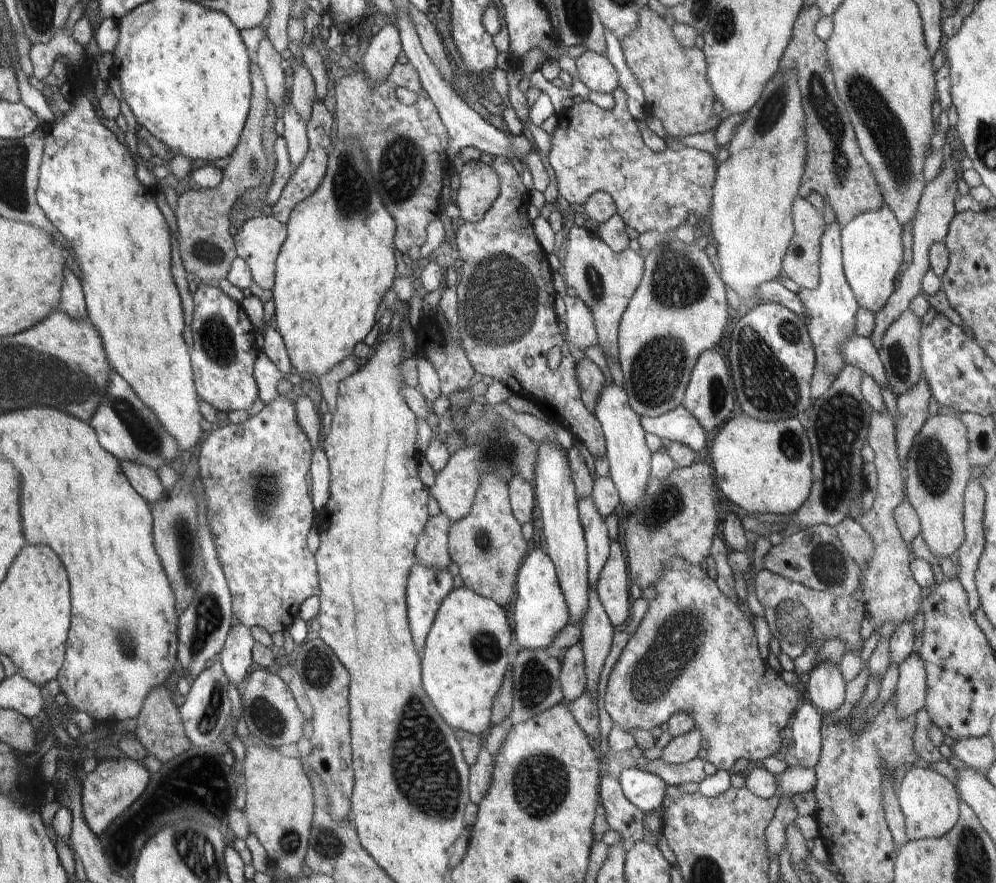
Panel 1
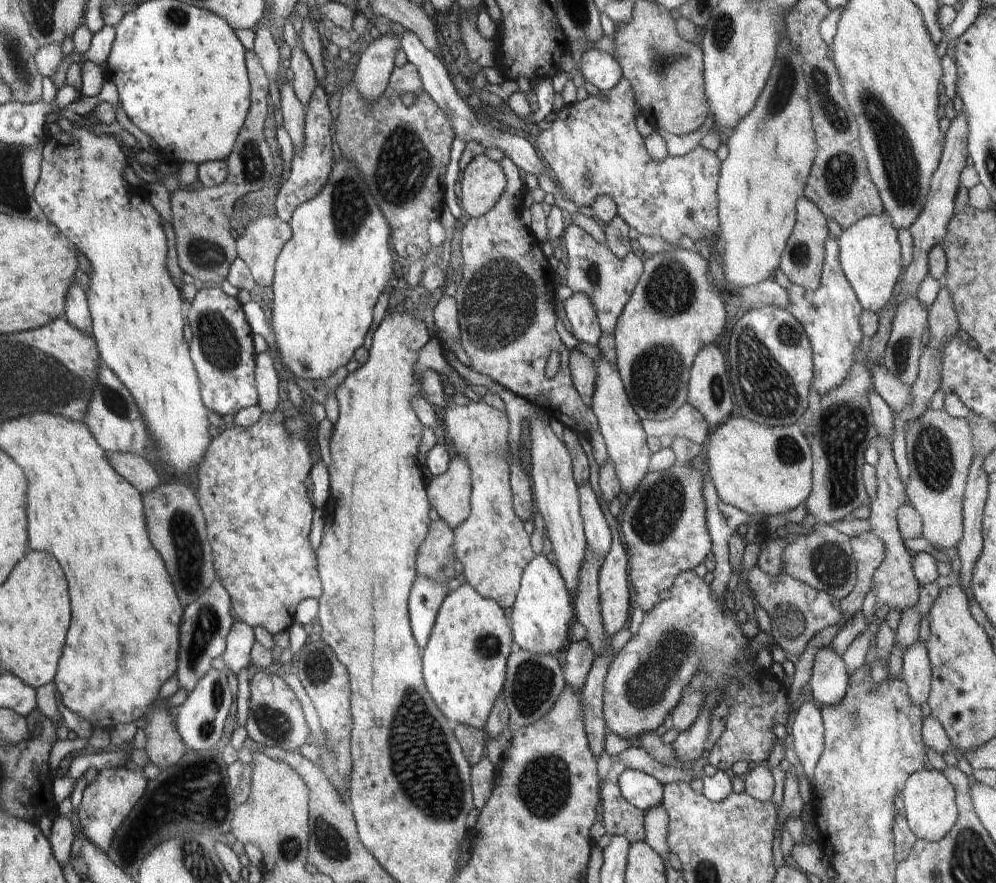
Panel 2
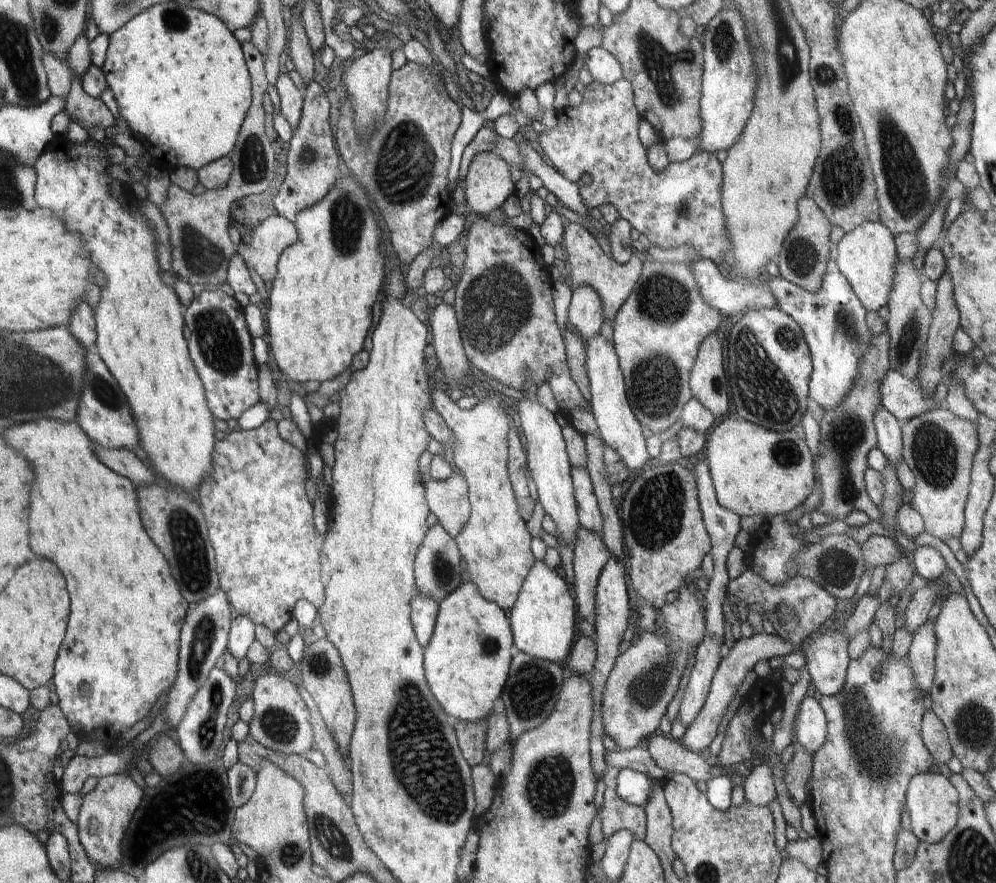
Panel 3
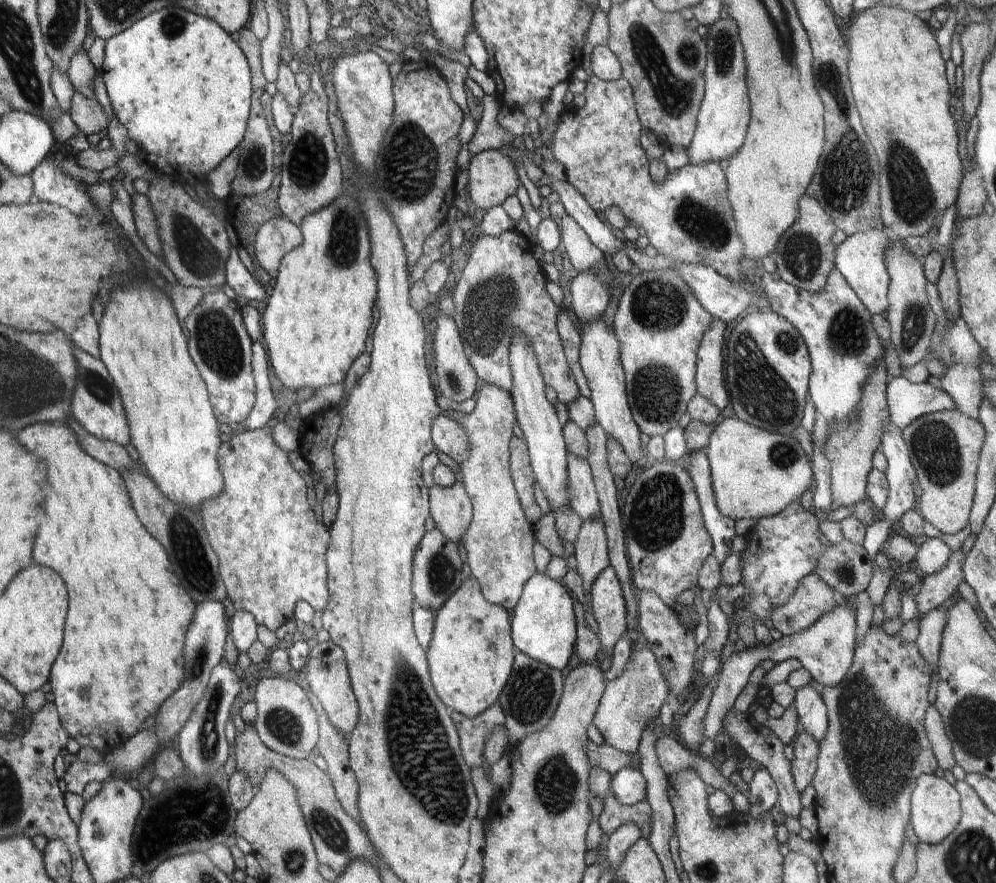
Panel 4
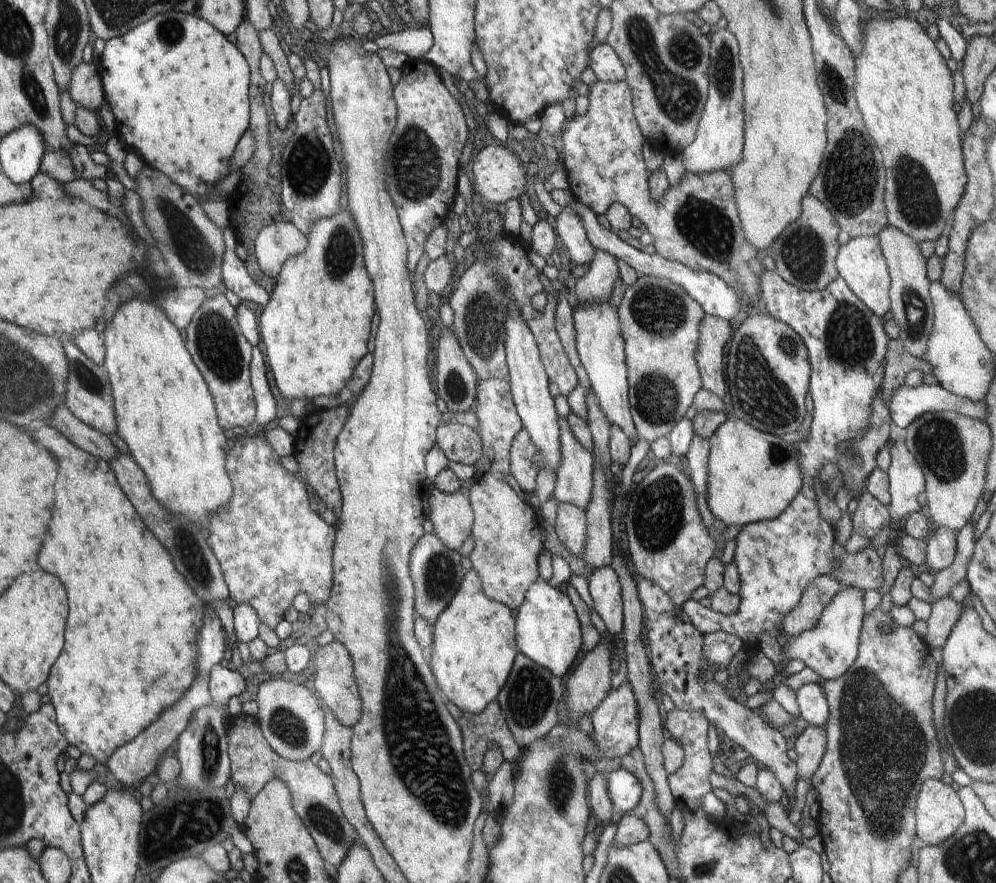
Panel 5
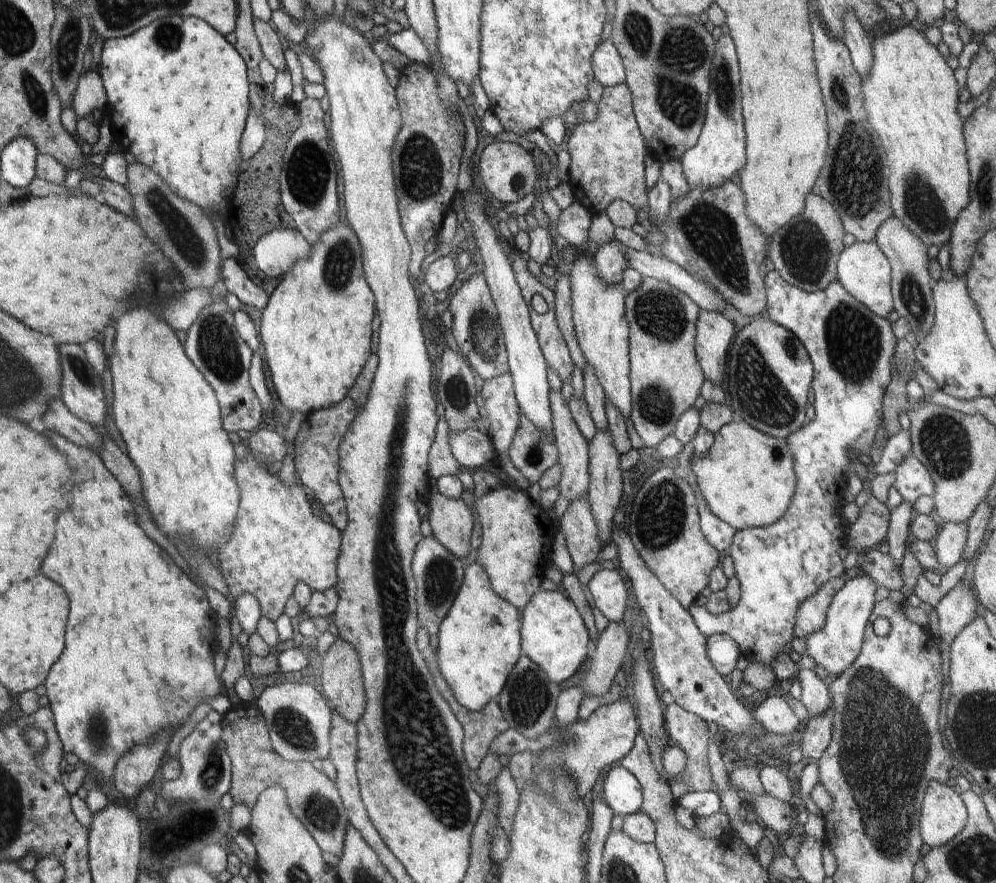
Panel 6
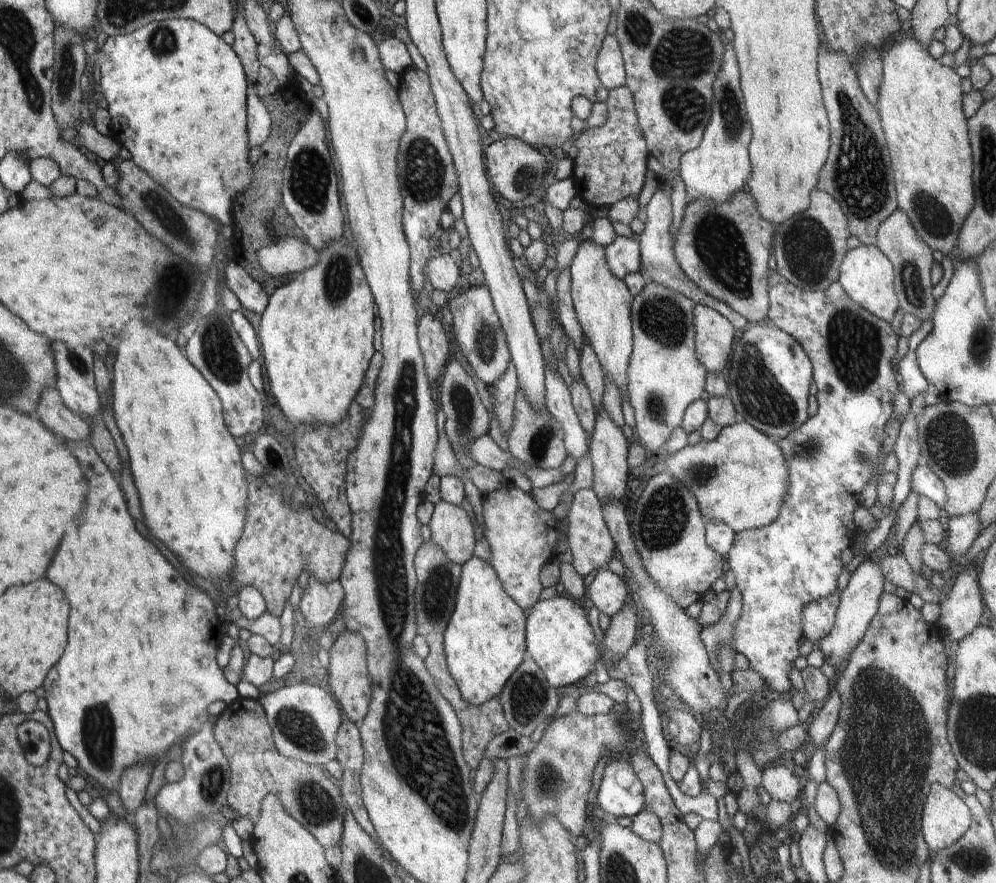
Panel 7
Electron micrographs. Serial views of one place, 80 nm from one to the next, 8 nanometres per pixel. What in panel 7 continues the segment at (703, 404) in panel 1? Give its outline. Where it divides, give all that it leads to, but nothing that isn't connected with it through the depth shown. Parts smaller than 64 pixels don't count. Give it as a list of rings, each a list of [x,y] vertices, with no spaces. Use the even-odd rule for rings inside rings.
[[[694,305],[695,353],[707,372],[728,369],[731,352],[738,338],[737,330],[715,308]]]

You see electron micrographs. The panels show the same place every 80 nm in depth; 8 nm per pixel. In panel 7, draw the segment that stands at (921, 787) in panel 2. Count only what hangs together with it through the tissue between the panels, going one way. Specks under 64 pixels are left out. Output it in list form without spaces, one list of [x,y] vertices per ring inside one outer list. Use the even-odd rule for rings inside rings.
[[[932,783],[923,808],[921,829],[931,854],[959,841],[971,826],[968,805],[942,783]]]

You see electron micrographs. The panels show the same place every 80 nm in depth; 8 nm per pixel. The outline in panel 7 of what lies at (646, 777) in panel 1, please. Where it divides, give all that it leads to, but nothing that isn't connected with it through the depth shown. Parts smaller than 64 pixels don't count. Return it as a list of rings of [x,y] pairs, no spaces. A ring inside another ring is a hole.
[[[623,759],[608,762],[596,798],[597,806],[616,818],[632,818],[645,809],[643,784]]]

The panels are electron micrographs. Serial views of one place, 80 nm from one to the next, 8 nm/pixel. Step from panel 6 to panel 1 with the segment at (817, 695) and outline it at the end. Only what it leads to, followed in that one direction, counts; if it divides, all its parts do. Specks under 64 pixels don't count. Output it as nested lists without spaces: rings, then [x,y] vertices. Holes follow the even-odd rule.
[[[812,703],[802,704],[790,722],[792,736],[787,743],[790,753],[807,769],[818,764],[822,752],[821,722],[822,716]]]

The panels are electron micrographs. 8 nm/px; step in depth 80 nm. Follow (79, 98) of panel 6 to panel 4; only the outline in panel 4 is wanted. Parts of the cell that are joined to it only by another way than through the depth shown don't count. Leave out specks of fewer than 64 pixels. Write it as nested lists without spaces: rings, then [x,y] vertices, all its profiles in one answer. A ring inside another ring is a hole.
[[[81,47],[71,58],[67,75],[73,90],[87,99],[95,99],[94,79],[97,68],[90,62],[89,56]]]

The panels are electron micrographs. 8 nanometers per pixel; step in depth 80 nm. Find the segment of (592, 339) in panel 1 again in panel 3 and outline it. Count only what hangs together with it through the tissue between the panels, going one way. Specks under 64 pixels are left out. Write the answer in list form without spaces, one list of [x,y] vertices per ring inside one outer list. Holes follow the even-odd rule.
[[[581,284],[572,289],[567,320],[576,326],[582,339],[588,340],[600,333],[603,318],[601,298],[592,285]]]

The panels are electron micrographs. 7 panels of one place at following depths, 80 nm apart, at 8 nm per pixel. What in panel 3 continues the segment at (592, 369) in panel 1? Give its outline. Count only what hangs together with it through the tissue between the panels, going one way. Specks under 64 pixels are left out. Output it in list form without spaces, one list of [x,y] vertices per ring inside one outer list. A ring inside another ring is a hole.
[[[565,329],[563,341],[572,380],[584,395],[584,398],[589,402],[591,390],[587,370],[585,369],[585,346],[582,345],[582,338],[579,338],[569,329]]]

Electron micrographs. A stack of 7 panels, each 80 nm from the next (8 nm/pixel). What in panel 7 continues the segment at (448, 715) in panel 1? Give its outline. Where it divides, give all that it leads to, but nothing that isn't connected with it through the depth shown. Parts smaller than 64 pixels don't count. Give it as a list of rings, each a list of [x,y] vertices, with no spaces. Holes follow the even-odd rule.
[[[475,555],[462,566],[462,574],[457,588],[455,607],[443,634],[443,647],[447,665],[461,695],[473,705],[484,704],[491,698],[498,698],[508,679],[523,663],[526,648],[527,618],[521,606],[513,601],[504,590],[492,565]]]

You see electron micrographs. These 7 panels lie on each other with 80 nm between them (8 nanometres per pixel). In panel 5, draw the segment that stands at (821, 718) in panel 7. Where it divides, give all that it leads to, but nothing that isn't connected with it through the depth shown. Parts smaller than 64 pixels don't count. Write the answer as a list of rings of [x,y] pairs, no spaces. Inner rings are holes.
[[[809,725],[796,740],[790,743],[794,747],[798,759],[797,776],[800,778],[811,778],[819,767],[822,755],[825,753],[827,745],[827,730],[824,727]]]

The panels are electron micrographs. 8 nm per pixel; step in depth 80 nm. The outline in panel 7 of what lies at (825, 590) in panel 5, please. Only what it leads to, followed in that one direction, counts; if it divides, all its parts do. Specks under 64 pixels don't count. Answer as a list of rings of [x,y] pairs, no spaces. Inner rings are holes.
[[[836,590],[830,596],[812,601],[803,608],[803,636],[808,640],[816,643],[834,628],[839,595]]]

